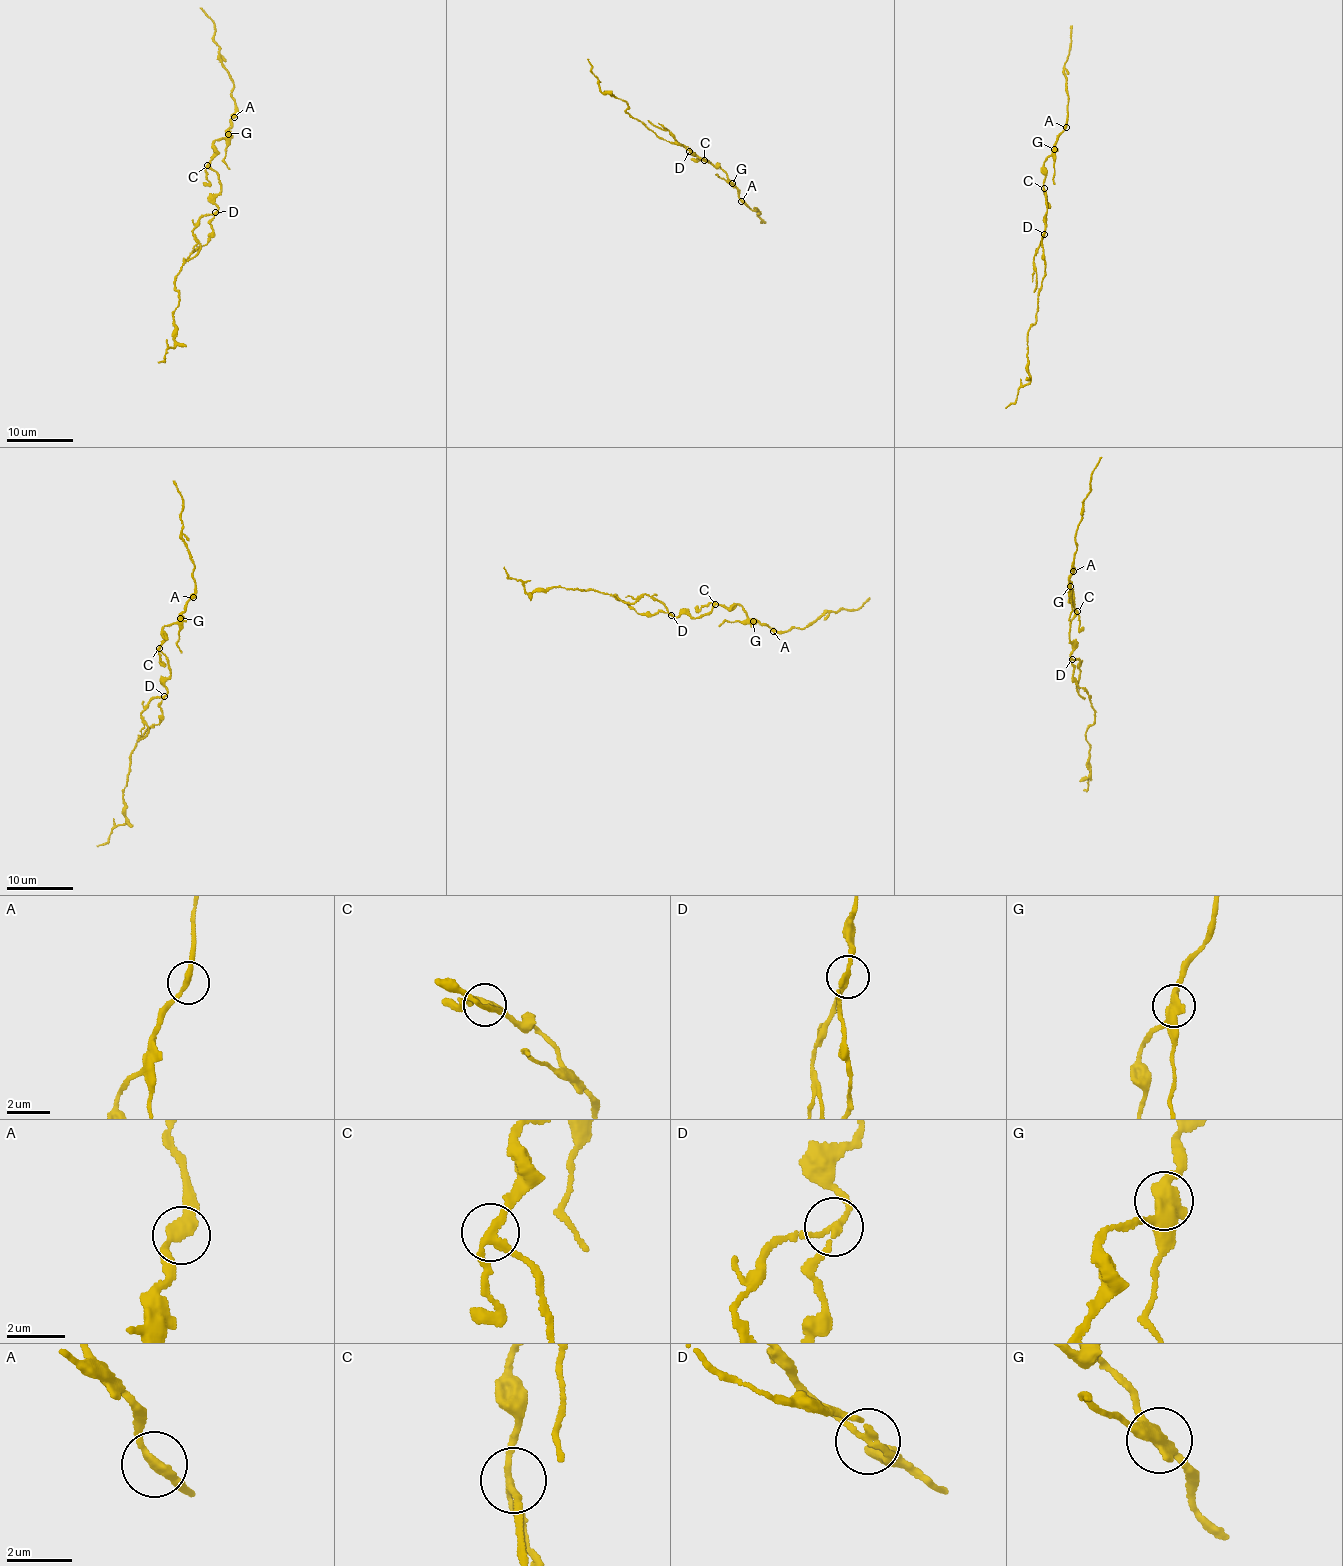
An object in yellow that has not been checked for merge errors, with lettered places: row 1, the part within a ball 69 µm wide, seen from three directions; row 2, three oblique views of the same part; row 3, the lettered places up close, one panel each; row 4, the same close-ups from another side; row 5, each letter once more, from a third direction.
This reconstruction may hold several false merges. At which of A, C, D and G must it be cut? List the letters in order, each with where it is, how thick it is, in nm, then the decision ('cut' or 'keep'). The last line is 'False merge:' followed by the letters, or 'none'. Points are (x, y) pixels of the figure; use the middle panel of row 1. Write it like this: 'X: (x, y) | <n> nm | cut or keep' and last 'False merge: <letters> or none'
A: (741, 201) | 300 nm | keep
C: (704, 160) | 190 nm | keep
D: (689, 151) | 150 nm | cut
G: (732, 183) | 380 nm | cut
False merge: D, G

